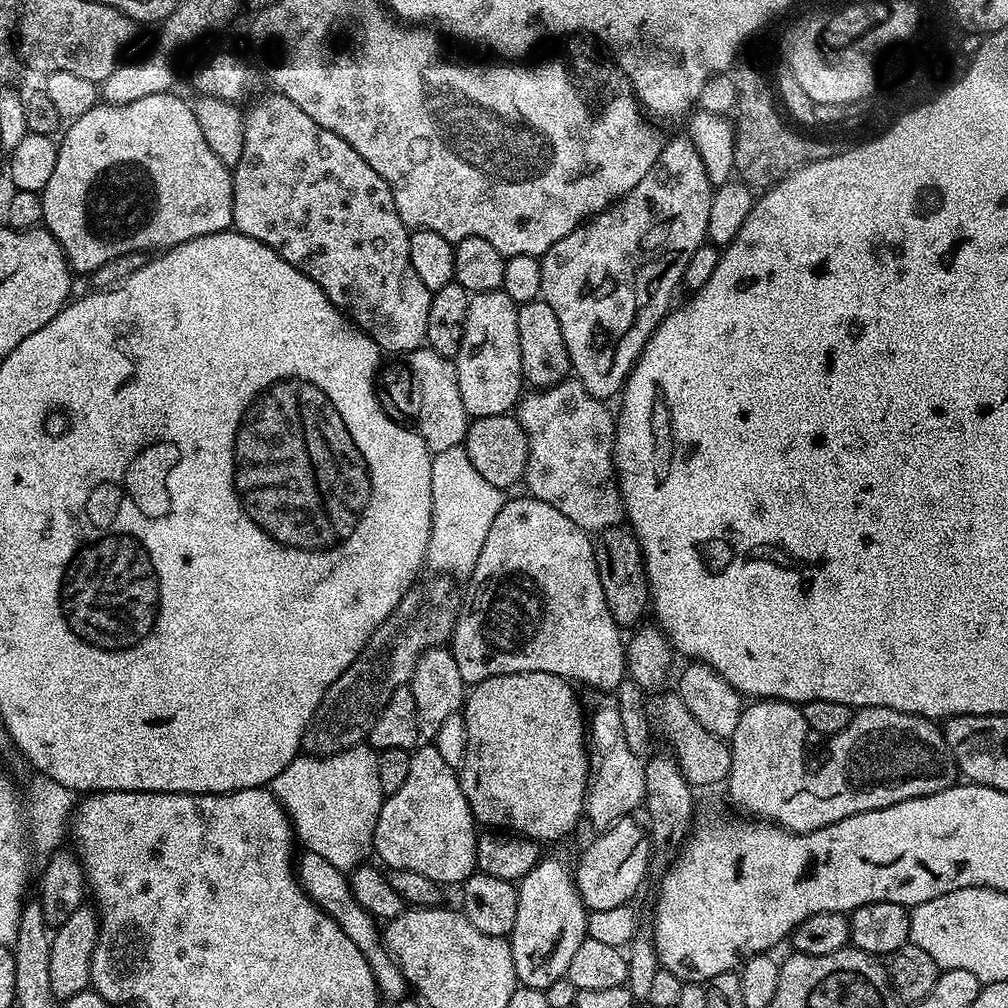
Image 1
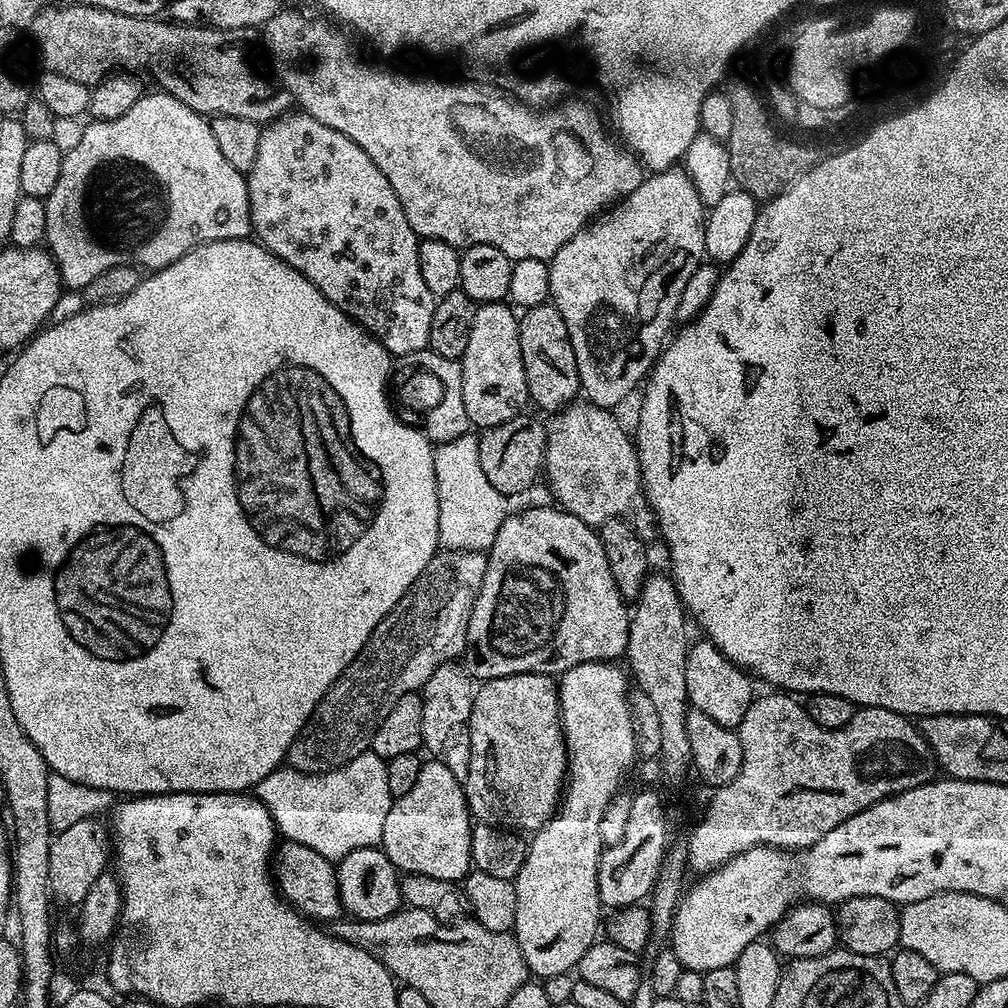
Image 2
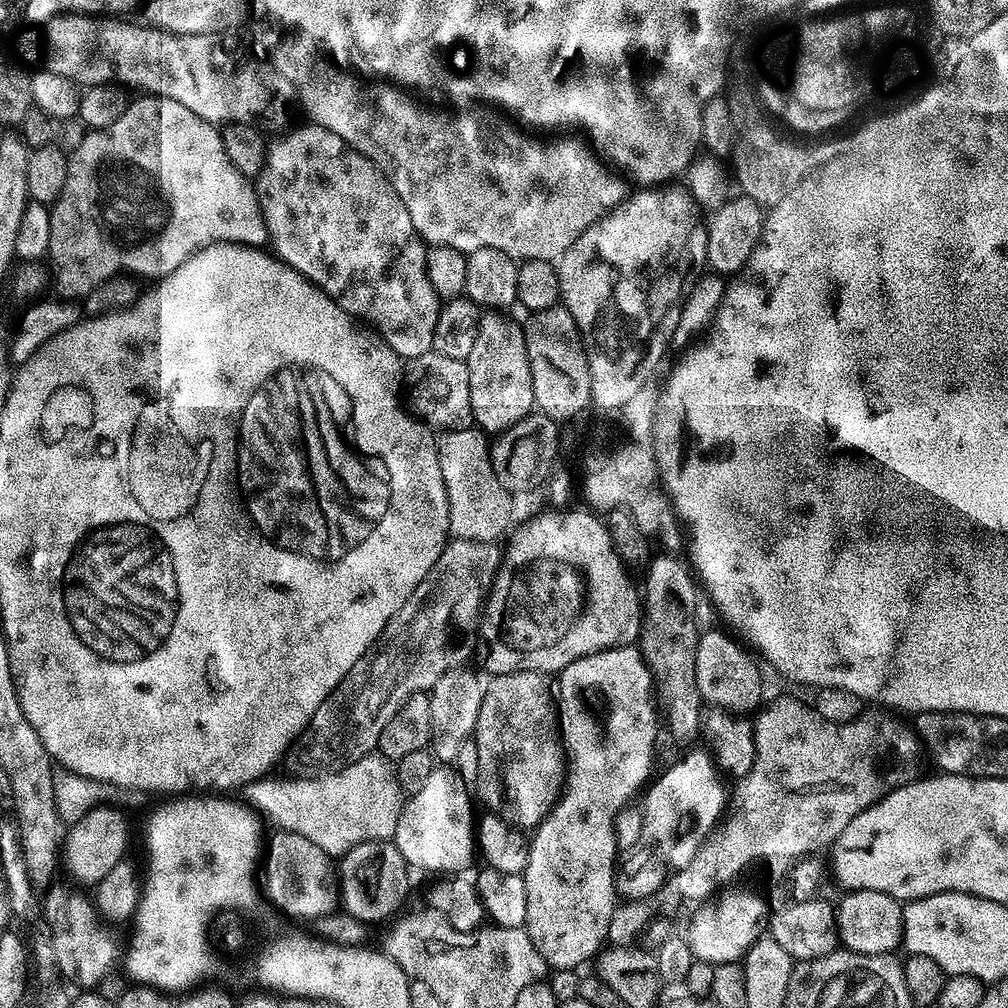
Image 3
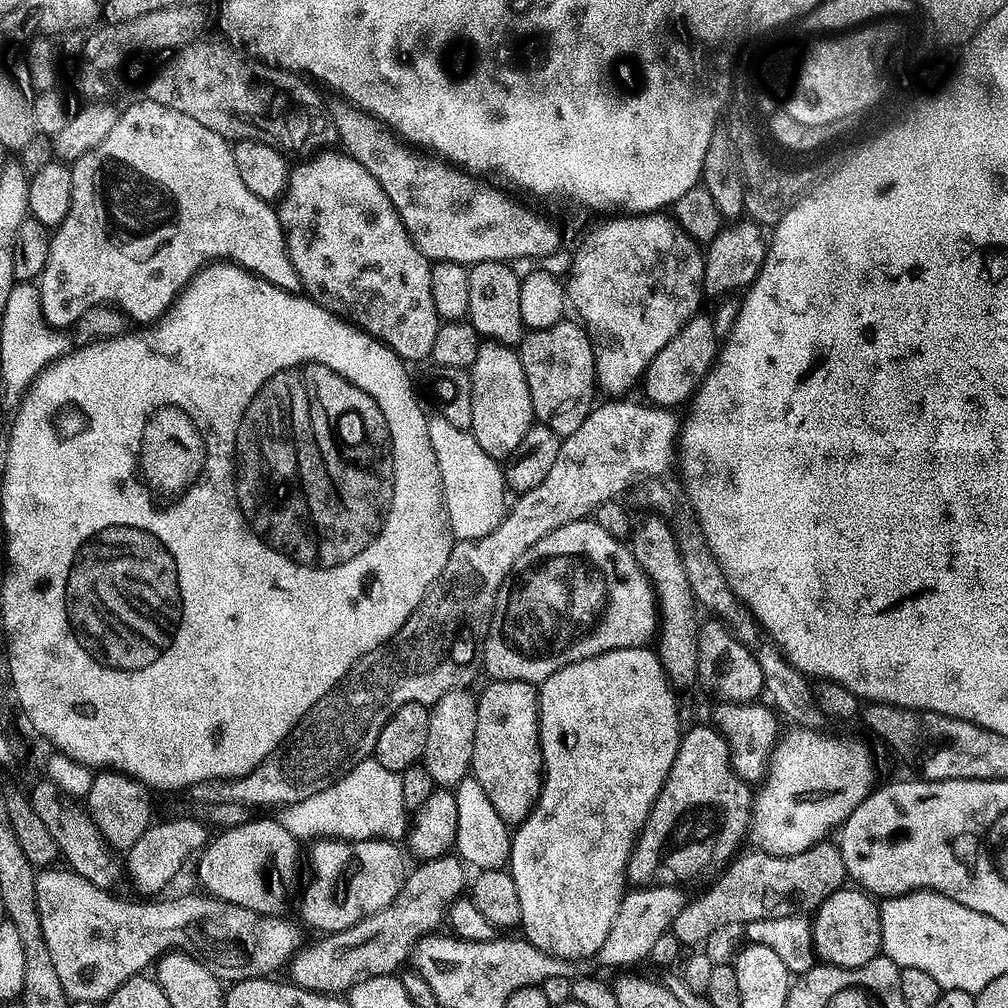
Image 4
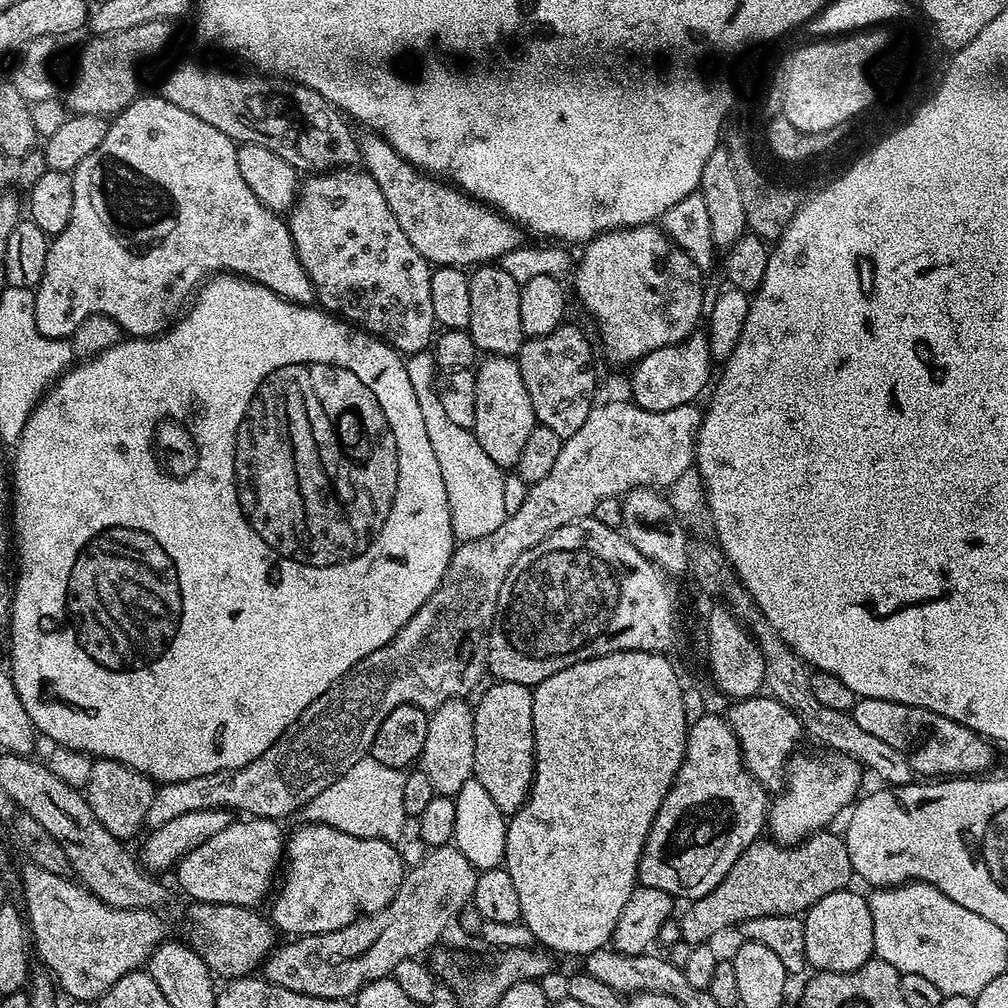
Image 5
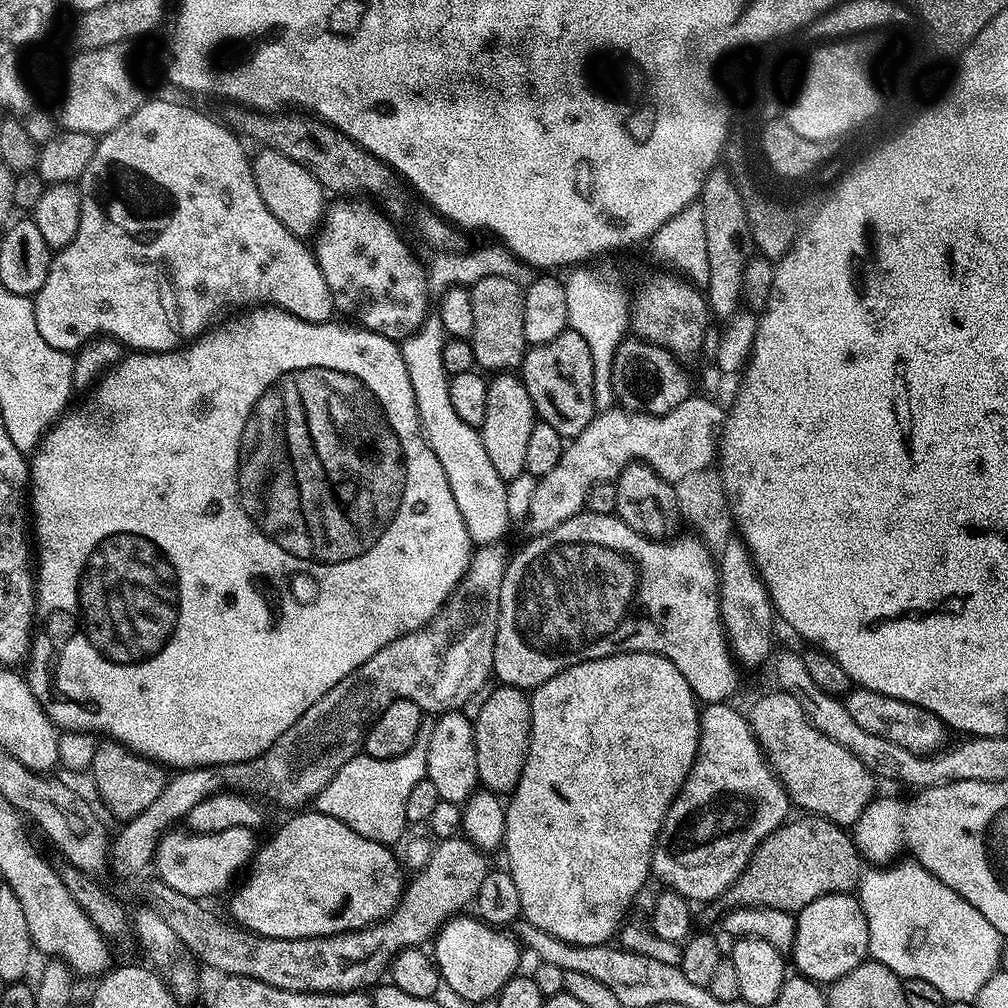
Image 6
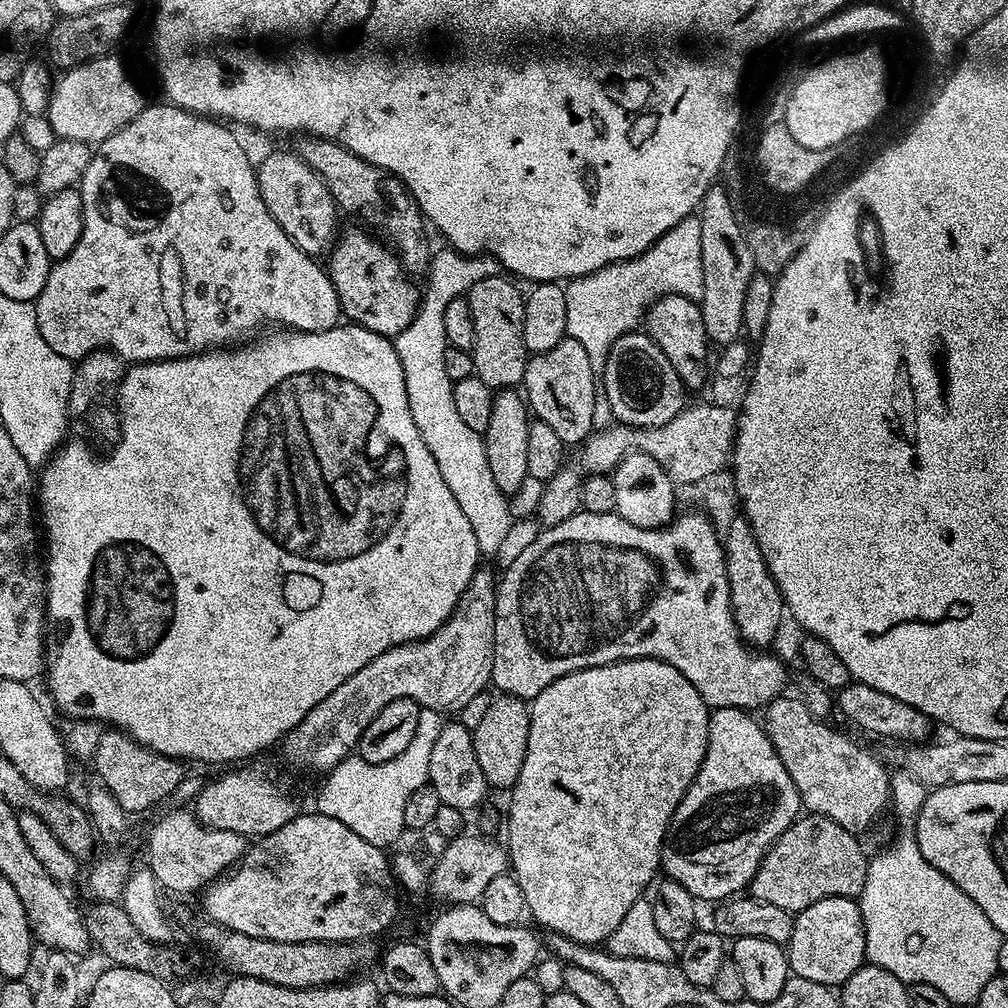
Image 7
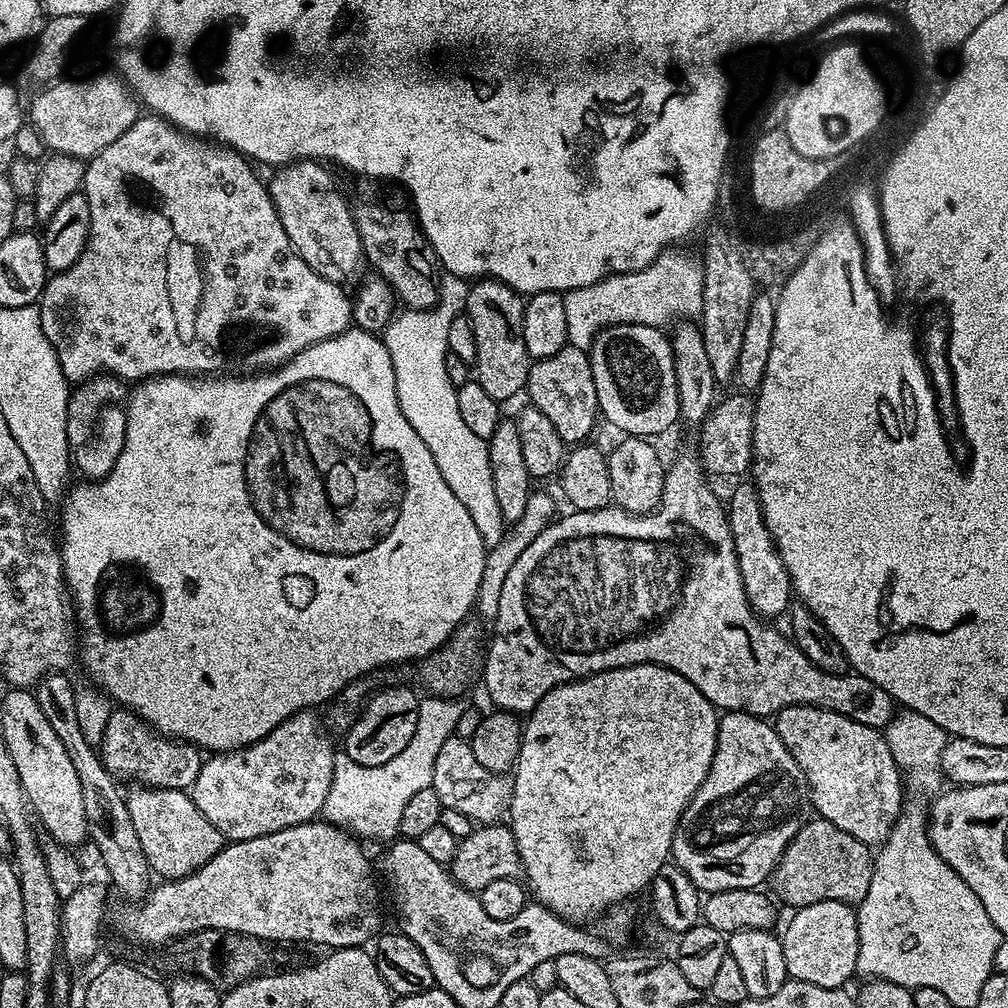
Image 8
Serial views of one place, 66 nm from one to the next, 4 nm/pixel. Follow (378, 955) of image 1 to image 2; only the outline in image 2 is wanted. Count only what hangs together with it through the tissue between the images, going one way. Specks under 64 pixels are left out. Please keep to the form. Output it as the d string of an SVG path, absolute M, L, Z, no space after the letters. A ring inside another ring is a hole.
M284 840L274 852L274 883L280 895L305 917L316 922L331 922L341 918L342 893L337 869L333 861L318 854L318 850L297 840Z

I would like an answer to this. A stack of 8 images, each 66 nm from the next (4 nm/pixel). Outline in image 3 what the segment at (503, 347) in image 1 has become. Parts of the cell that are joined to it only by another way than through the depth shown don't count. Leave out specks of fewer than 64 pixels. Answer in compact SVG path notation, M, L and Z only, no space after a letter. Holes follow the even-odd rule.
M500 314L481 315L480 325L478 326L478 338L474 338L474 346L470 350L470 358L466 362L470 370L470 406L472 407L472 418L475 427L485 434L501 434L514 427L522 418L526 418L534 408L534 386L530 382L530 368L528 355L526 354L526 342L524 341L524 329L519 323L515 324L512 320L506 320Z

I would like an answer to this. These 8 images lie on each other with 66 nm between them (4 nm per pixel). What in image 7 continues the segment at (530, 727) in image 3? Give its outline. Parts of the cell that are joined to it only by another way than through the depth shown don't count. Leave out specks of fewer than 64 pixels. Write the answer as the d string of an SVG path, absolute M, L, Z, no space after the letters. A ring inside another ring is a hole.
M503 694L485 710L471 729L474 754L478 758L478 766L482 766L482 774L493 789L510 790L516 785L517 778L522 774L522 762L526 758L526 742L530 738L530 718L532 713L525 701L517 696Z

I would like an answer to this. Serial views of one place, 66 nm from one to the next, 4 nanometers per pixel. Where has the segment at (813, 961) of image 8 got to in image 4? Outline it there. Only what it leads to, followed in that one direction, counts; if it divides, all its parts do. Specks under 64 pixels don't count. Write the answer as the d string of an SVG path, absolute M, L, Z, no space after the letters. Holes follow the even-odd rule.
M843 886L830 894L815 909L811 922L816 955L825 964L857 968L881 955L880 906L869 893L859 887Z

